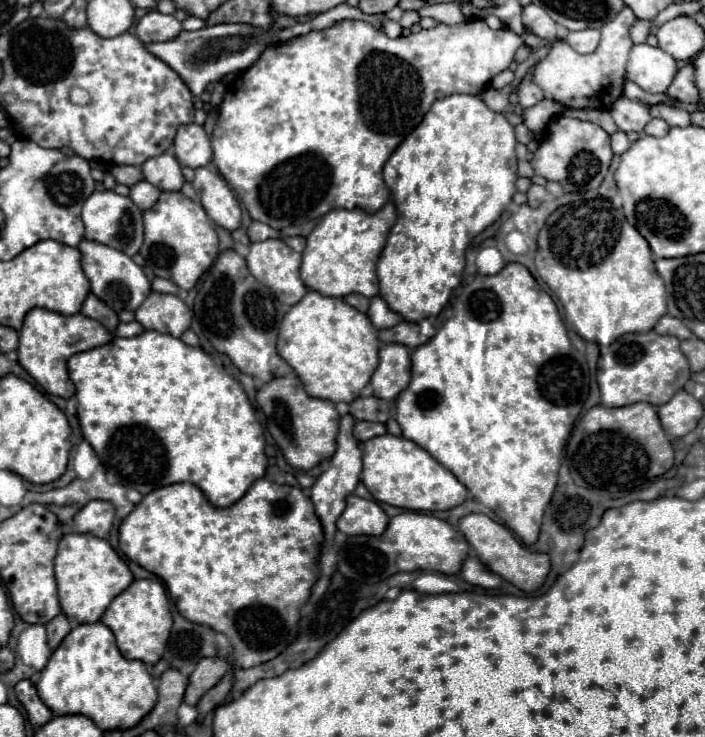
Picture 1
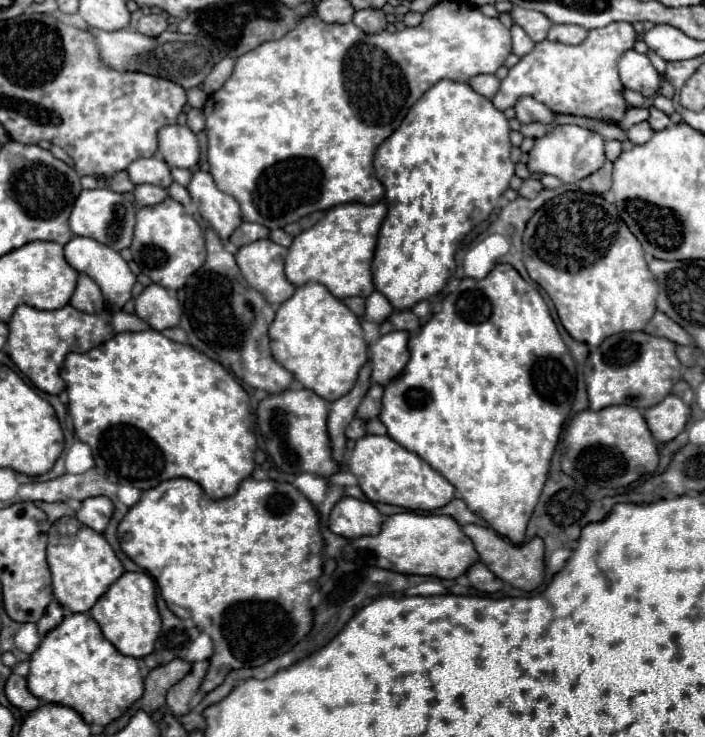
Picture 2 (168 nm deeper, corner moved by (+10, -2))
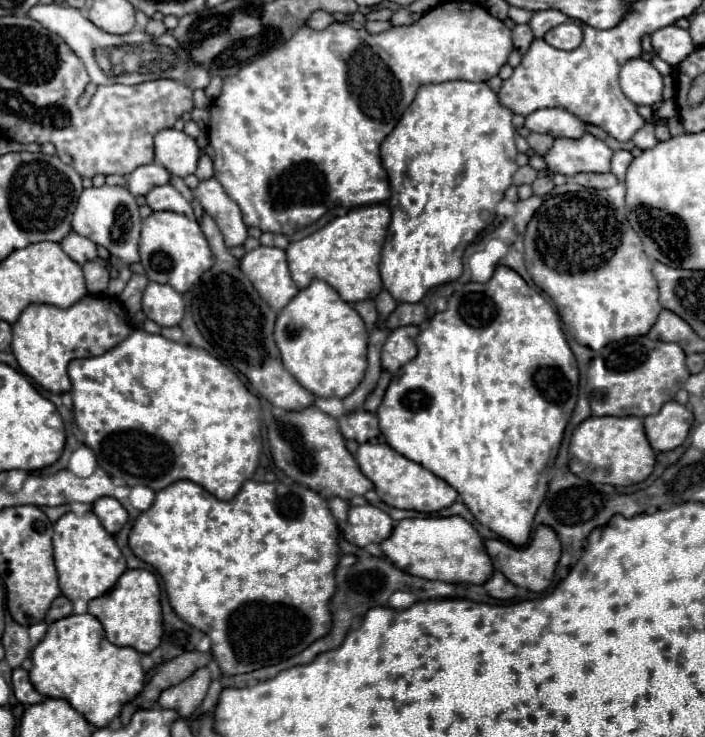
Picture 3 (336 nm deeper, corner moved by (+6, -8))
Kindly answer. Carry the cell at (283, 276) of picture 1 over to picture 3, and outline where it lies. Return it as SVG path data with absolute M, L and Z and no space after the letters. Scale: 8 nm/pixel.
M259 245L247 251L241 259L241 271L275 311L283 309L299 291L289 275L285 251L279 247Z

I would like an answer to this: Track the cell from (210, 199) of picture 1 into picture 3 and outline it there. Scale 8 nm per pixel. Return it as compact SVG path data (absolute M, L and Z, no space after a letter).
M217 179L201 181L199 187L195 189L195 195L201 201L203 209L219 225L219 229L225 237L225 245L227 247L243 245L243 241L247 239L247 227L241 219L241 211L237 207L237 203L233 203L233 199L229 199L229 195L225 195L221 183L217 183Z

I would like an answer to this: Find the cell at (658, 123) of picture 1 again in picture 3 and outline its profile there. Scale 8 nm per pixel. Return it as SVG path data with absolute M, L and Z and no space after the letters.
M645 123L645 127L639 129L639 131L633 135L633 143L635 143L639 149L651 149L651 147L655 147L659 141L655 139L653 129L655 129L653 123Z

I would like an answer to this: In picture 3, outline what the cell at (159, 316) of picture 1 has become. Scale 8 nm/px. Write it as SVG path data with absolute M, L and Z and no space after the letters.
M149 281L143 293L143 313L161 327L173 327L183 319L185 303L181 293L173 291L173 287Z

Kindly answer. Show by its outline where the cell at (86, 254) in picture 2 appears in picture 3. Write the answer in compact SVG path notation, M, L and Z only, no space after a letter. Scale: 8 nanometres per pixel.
M71 231L71 233L61 241L61 247L63 247L63 251L65 251L73 261L77 261L79 265L83 265L83 263L87 263L87 261L91 261L91 259L97 257L97 245L95 245L93 241L89 241L89 239L77 235L75 231Z

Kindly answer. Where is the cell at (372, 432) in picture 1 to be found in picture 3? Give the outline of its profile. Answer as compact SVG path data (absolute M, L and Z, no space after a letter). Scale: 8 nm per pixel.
M365 409L351 411L347 415L341 415L339 427L345 439L355 439L359 443L367 443L369 439L379 435L379 425L377 425L377 415L369 413Z

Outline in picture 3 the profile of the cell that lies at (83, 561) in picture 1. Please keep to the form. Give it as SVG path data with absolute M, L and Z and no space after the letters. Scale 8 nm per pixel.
M67 511L55 523L53 549L61 593L71 601L91 601L97 595L103 595L105 591L109 591L109 587L113 587L113 583L117 583L117 575L121 575L121 571L127 571L125 557L121 555L115 537L103 529L101 521L97 519L97 515L93 515L93 511L87 511L83 515Z

